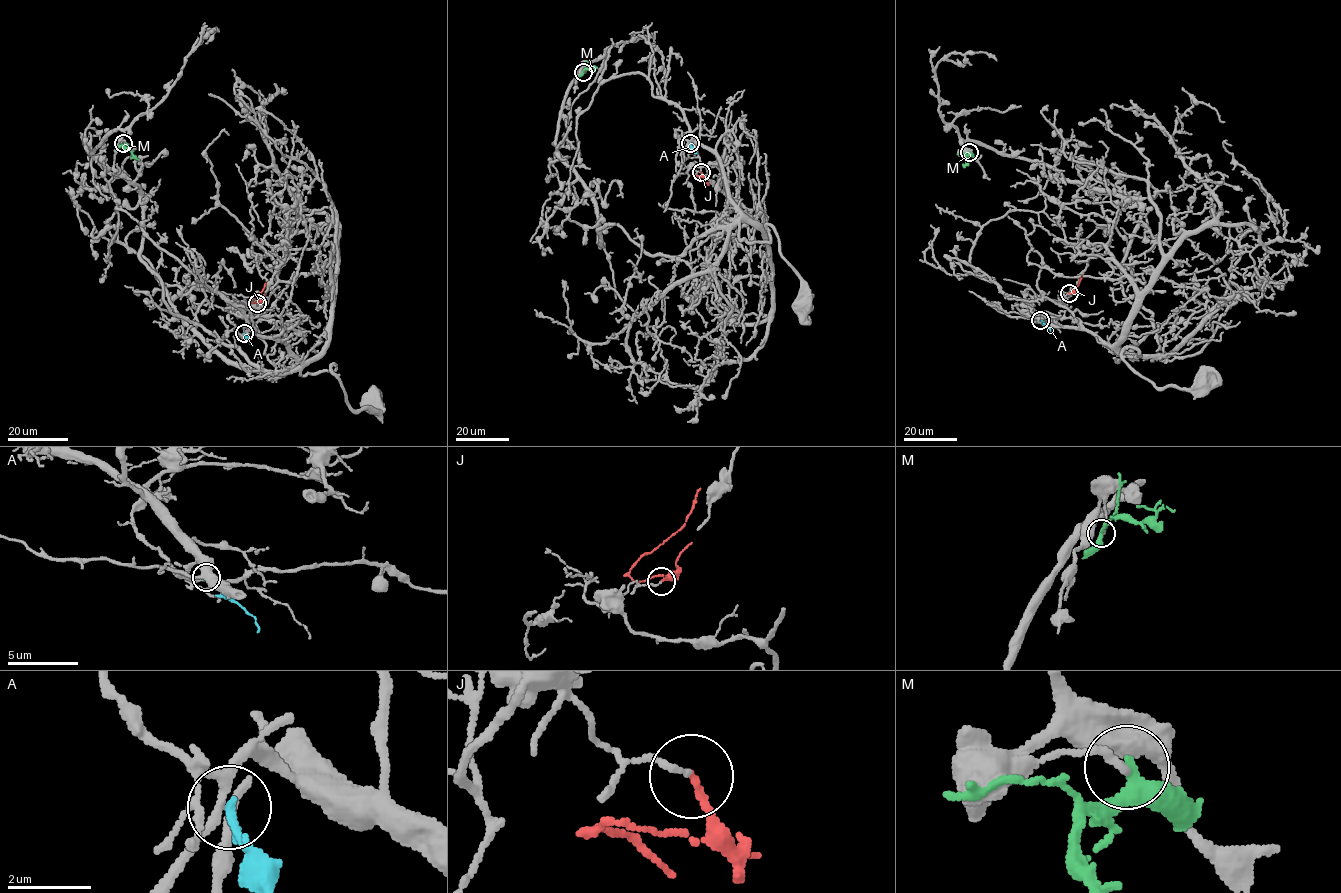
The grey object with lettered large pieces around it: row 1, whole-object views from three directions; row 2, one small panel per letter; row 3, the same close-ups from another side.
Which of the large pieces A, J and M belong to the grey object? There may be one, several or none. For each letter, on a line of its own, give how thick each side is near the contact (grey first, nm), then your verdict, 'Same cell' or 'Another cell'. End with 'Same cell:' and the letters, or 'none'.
A: Thickness 180 nm (grey) against 200 nm. Another cell
J: Thickness 130 nm (grey) against 150 nm. Another cell
M: Thickness 170 nm (grey) against 300 nm. Another cell
Same cell: none

